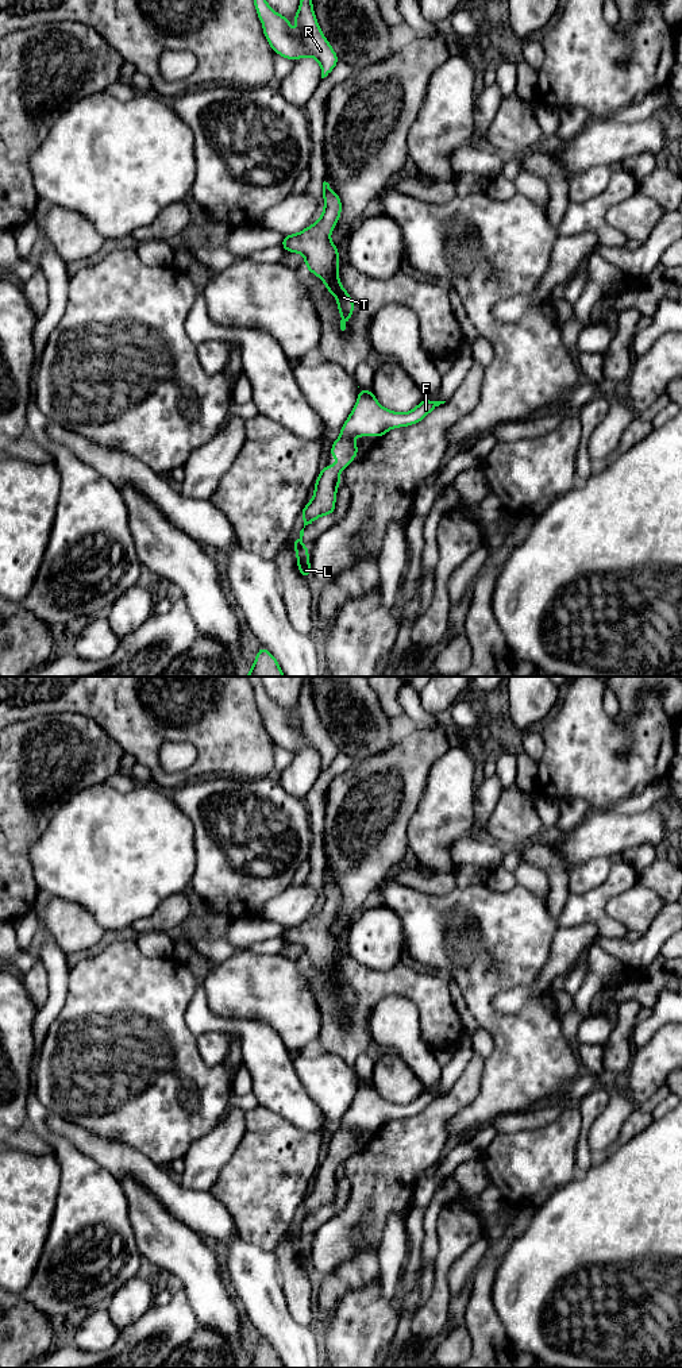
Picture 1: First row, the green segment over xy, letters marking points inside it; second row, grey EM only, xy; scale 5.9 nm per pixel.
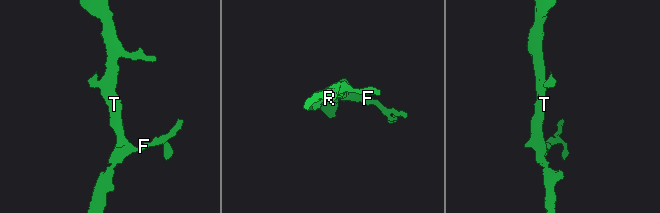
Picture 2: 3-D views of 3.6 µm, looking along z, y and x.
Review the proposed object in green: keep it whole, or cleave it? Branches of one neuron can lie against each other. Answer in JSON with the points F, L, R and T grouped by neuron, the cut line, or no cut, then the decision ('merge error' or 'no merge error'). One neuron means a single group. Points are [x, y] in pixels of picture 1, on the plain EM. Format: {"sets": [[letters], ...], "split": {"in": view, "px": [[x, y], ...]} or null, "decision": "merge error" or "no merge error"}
{"sets": [["F", "L", "R", "T"]], "split": null, "decision": "no merge error"}

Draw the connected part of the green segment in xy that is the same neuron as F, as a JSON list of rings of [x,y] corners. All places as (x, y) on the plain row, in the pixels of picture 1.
[[[359,1079],[358,1093],[340,1121],[340,1129],[334,1132],[330,1145],[331,1149],[339,1149],[342,1153],[321,1159],[315,1175],[315,1186],[301,1203],[304,1219],[317,1209],[335,1203],[336,1182],[342,1168],[338,1164],[348,1159],[359,1142],[352,1132],[354,1128],[373,1125],[379,1130],[392,1120],[420,1114],[431,1102],[444,1094],[424,1090],[411,1103],[396,1105],[381,1098],[373,1083]]]

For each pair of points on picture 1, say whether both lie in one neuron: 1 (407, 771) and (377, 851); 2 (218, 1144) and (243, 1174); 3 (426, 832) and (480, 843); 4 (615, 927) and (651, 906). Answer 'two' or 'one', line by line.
1: one
2: two
3: two
4: two

